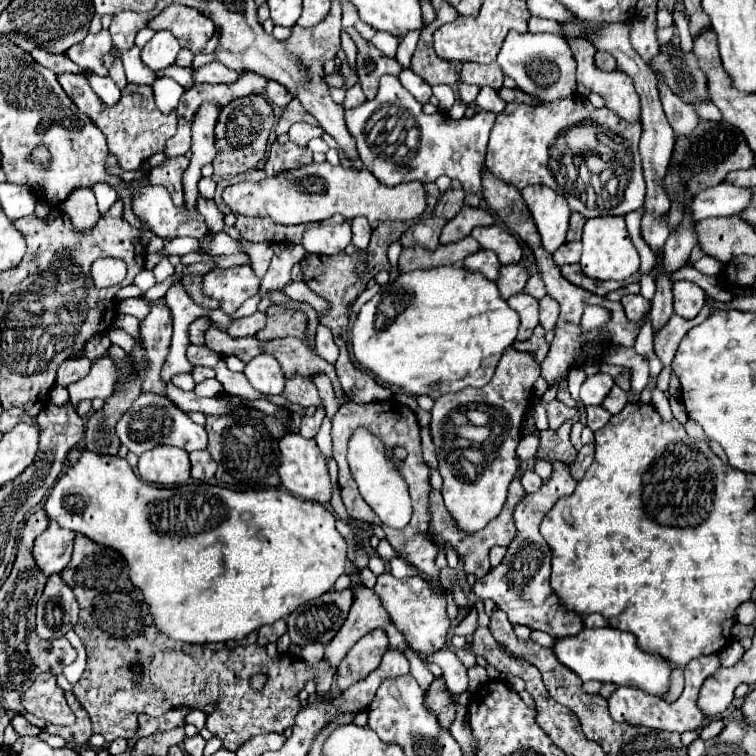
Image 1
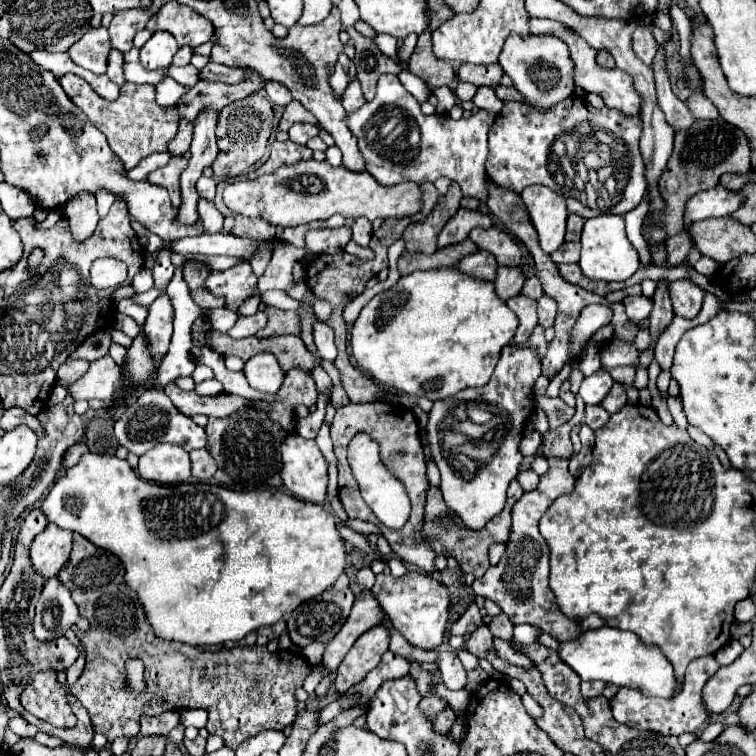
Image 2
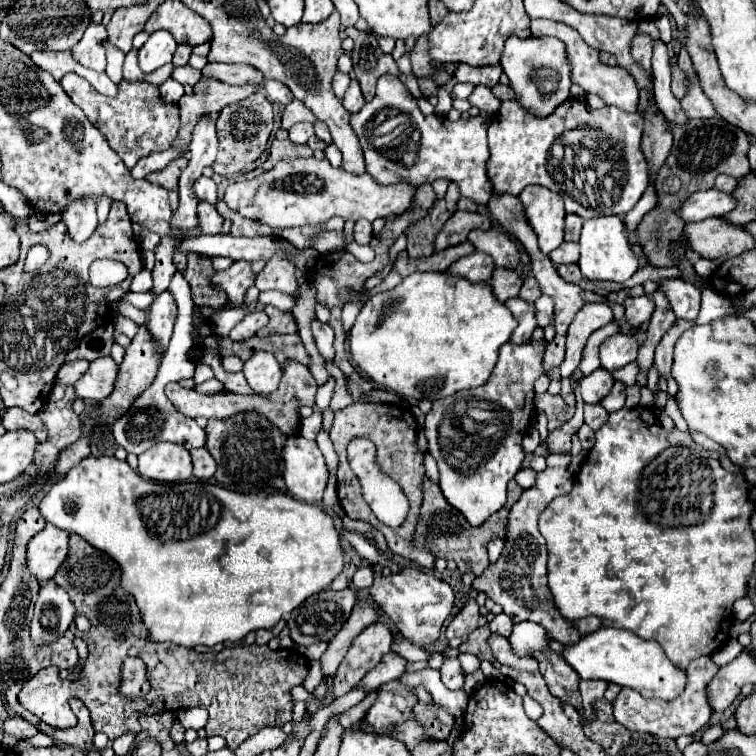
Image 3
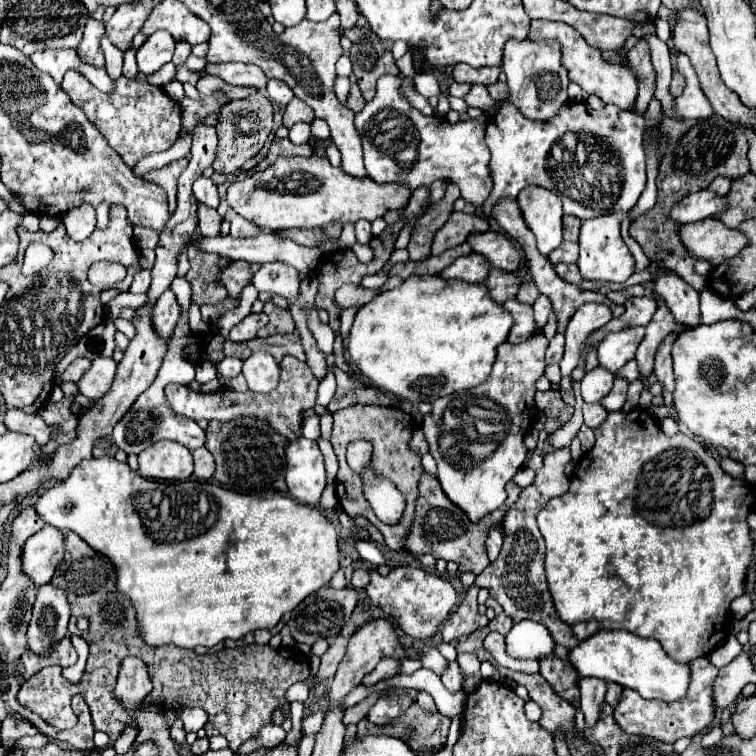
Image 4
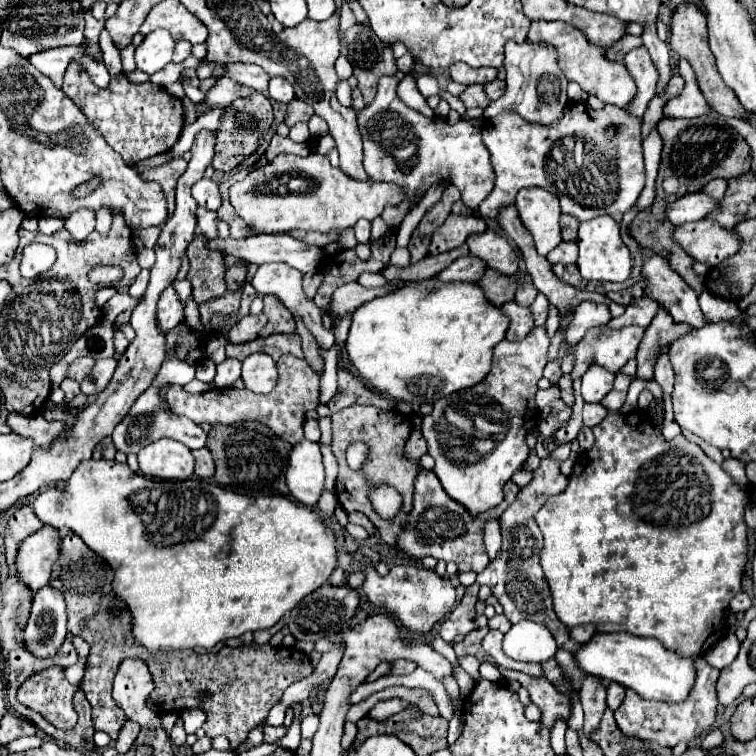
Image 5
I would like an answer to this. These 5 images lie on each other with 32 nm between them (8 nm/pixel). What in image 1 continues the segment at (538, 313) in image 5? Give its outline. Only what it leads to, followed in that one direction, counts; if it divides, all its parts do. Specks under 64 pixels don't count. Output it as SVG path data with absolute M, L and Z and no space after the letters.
M544 296L540 300L540 324L544 326L544 330L554 330L556 328L556 320L560 316L560 306L556 304L556 300L552 300L550 296Z

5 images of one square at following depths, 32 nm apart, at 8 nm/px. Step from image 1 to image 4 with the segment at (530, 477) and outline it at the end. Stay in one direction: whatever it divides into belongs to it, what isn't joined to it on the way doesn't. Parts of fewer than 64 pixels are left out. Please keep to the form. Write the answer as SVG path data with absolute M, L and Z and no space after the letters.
M522 468L522 470L518 470L518 474L514 476L514 482L516 482L520 488L526 488L526 486L532 484L534 476L536 476L536 472L534 472L532 468Z

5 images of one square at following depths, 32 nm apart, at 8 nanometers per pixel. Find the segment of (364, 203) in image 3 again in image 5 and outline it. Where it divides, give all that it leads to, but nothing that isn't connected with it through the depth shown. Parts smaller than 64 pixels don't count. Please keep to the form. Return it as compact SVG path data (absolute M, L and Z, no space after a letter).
M280 154L262 170L256 168L242 182L230 186L230 204L258 234L290 230L328 232L332 228L342 232L360 218L378 218L386 206L398 206L402 200L404 190L396 184L354 180L320 154L310 154L306 158Z

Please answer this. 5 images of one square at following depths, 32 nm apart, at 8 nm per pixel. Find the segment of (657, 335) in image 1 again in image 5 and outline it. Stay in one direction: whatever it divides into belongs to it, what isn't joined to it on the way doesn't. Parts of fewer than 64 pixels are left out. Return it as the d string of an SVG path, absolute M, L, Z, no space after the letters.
M662 348L658 360L656 360L656 368L654 368L654 380L662 386L664 394L672 394L674 390L675 374L672 370L672 364L668 360L668 348Z

